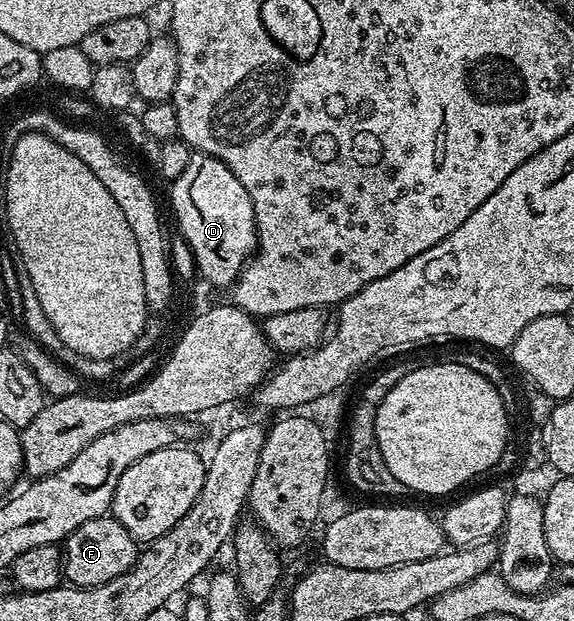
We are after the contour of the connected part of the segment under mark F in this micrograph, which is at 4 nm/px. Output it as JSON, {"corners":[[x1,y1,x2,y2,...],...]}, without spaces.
{"corners":[[104,515,97,519,89,519,89,523,81,523,81,527,77,527,77,531,73,531,67,537,62,576,66,580,68,577,71,580,68,582,75,587,109,583,109,579,117,579,117,575,133,568,136,556,135,538,116,517]]}

